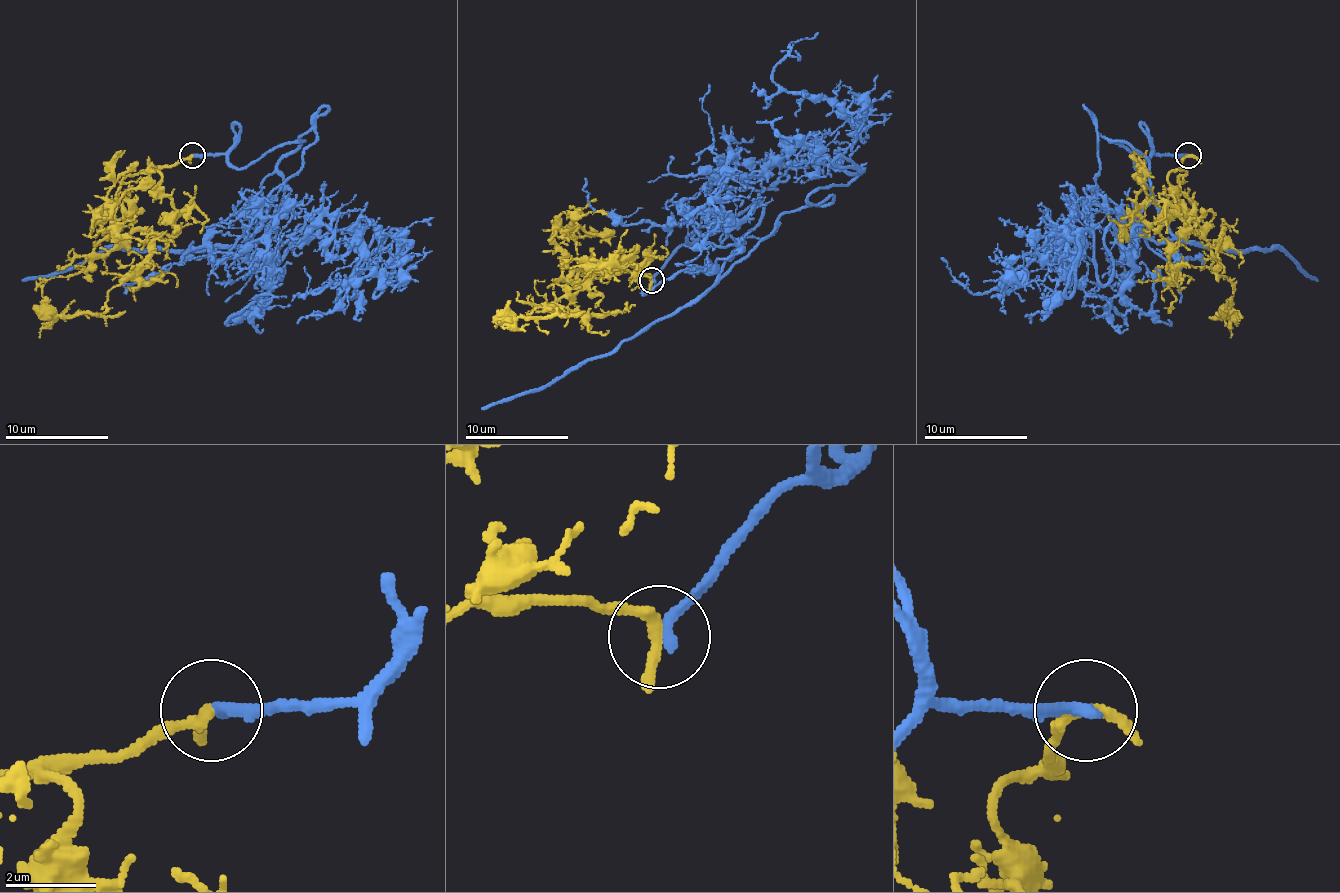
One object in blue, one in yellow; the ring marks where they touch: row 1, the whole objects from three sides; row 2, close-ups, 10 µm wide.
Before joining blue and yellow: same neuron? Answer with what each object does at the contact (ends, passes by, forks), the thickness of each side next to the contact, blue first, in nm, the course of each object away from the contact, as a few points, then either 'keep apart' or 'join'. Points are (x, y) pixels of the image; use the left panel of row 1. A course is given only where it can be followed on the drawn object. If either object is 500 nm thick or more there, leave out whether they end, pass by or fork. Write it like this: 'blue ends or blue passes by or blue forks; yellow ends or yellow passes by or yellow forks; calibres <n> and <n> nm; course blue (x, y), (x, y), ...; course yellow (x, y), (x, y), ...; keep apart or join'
blue ends; yellow passes by; calibres 280 and 240 nm; course blue (191, 155), (240, 168), (313, 131), (287, 204), (333, 255), (395, 245), (313, 294), (359, 258); course yellow (191, 155), (153, 165), (129, 183), (122, 219), (88, 266), (52, 276), (42, 289), (60, 315), (124, 310); join

